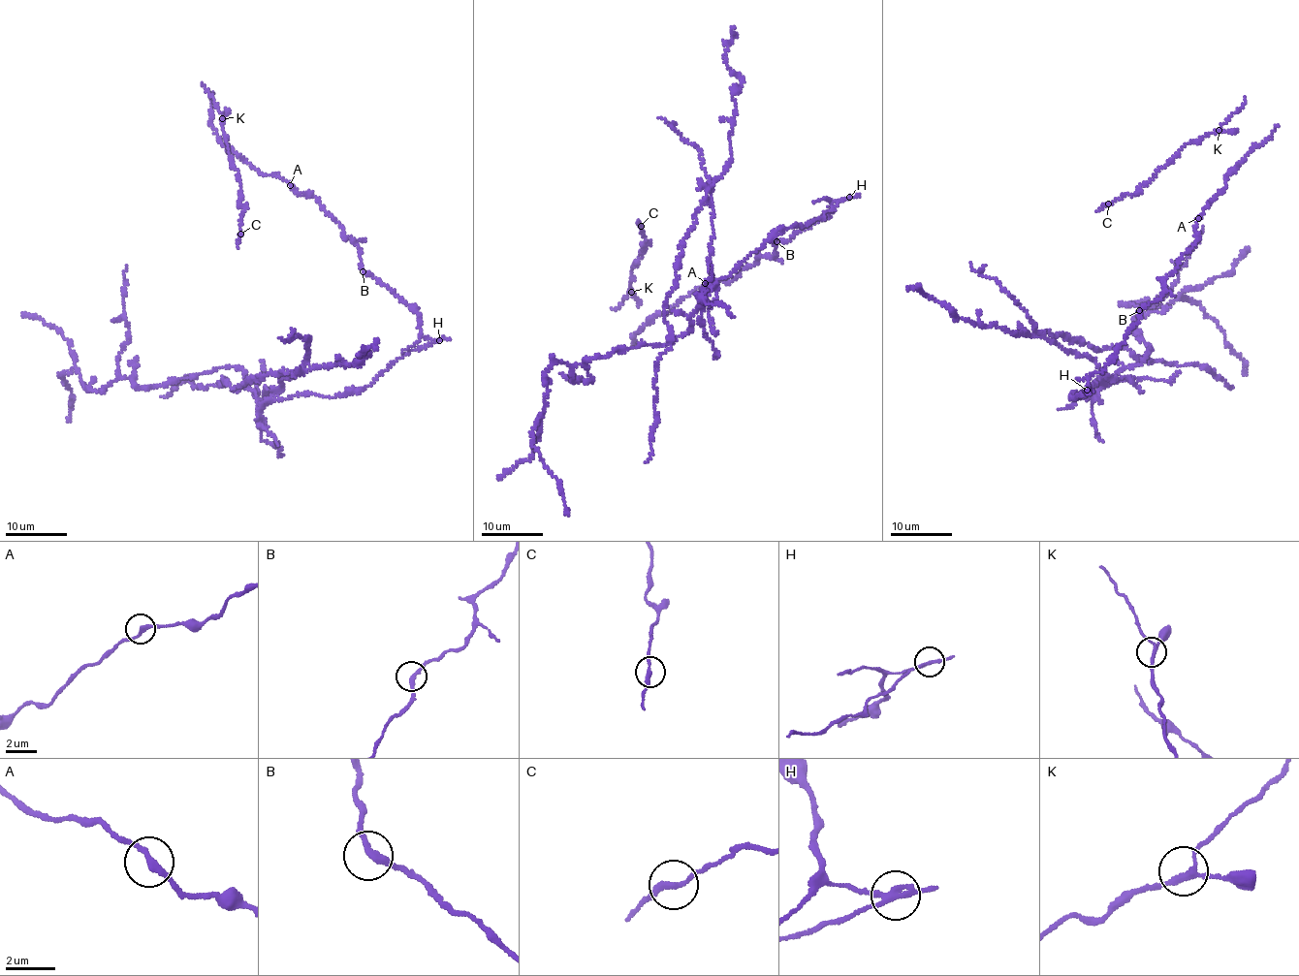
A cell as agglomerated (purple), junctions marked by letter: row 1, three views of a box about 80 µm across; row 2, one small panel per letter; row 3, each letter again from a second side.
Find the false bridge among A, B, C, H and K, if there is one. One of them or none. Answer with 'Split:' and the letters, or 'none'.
Split: H

